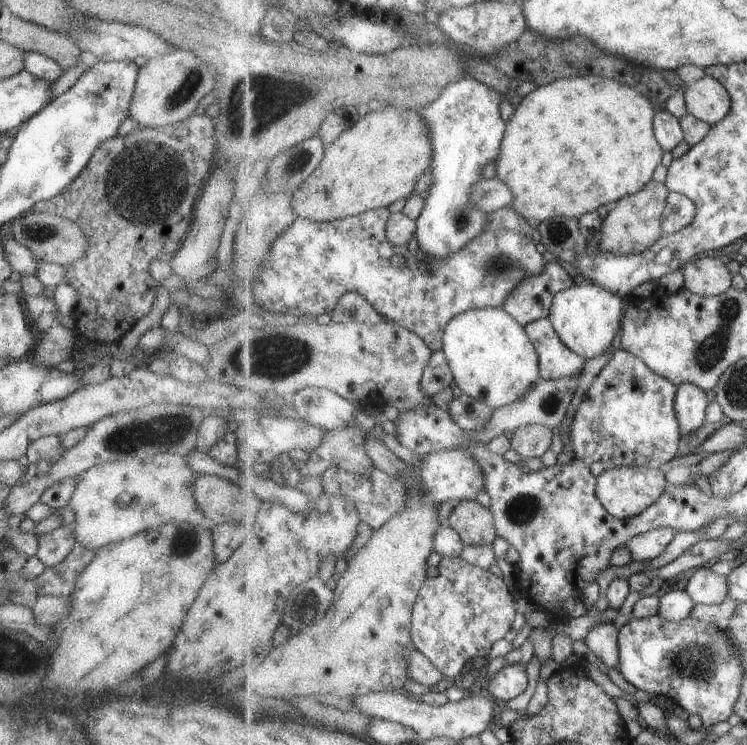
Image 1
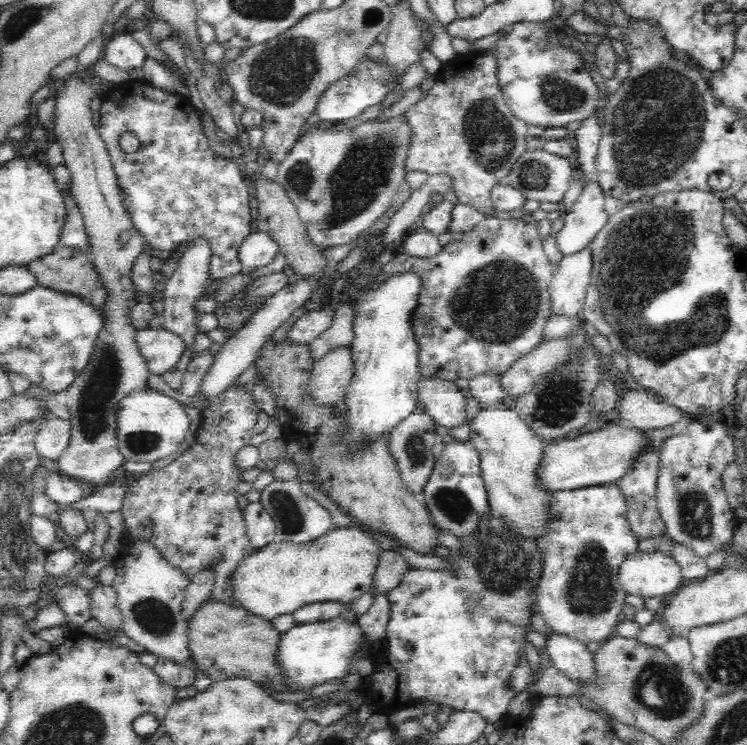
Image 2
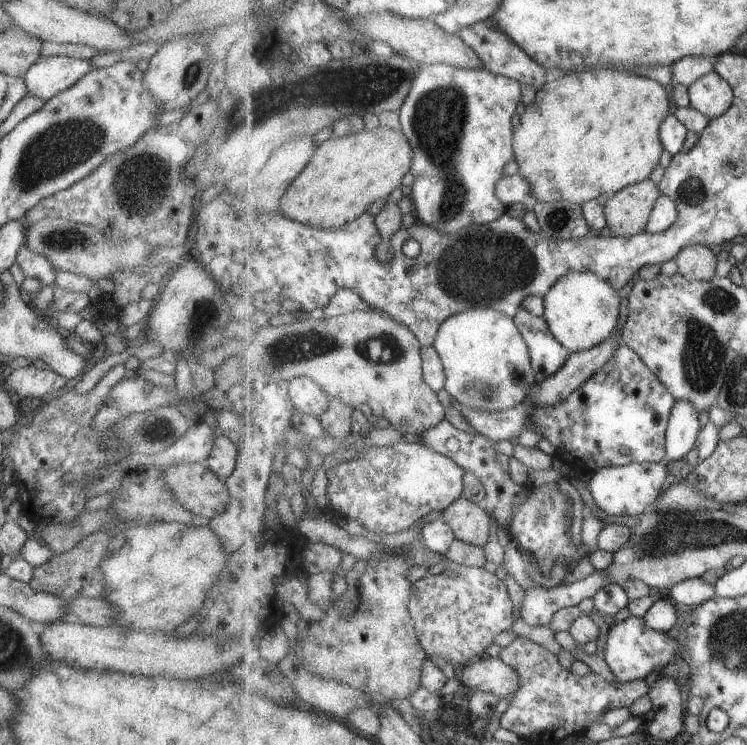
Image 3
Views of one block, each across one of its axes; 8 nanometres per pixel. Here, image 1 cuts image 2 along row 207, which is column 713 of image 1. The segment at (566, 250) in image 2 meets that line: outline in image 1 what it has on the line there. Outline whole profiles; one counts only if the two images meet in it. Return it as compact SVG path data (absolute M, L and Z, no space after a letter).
M709 564L701 566L691 575L685 589L696 603L721 604L728 598L728 576L711 571Z

